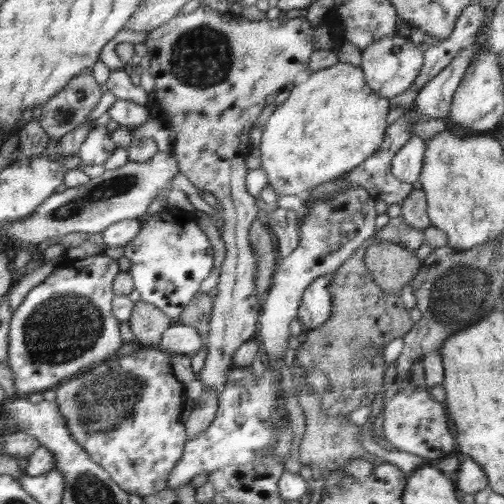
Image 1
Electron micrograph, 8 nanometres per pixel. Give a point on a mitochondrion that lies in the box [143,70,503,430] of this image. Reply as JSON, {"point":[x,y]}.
{"point":[461,291]}

